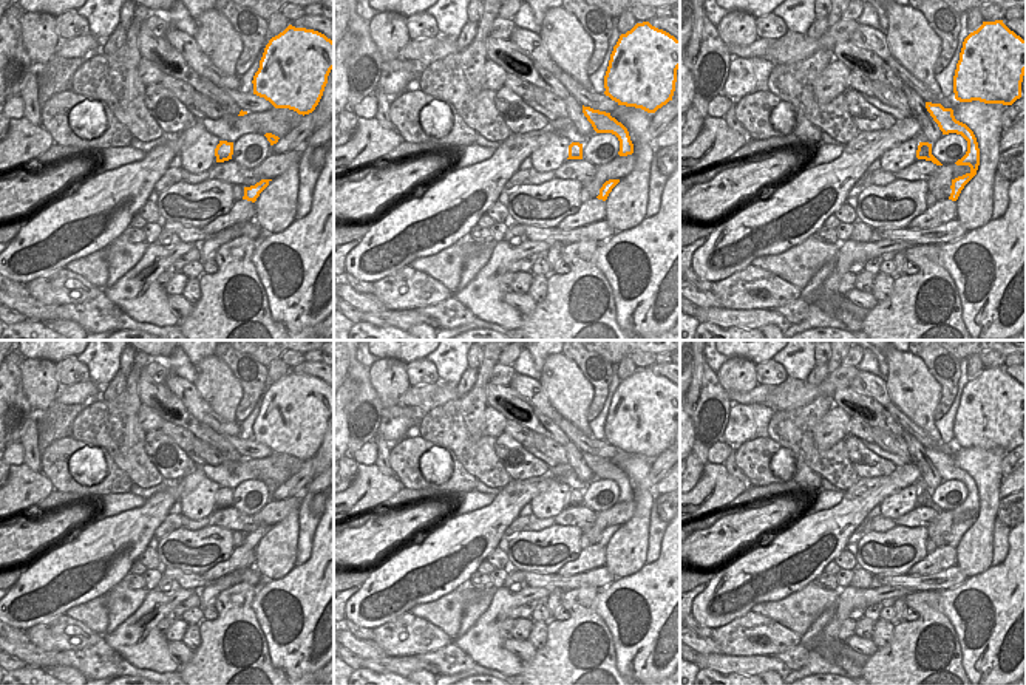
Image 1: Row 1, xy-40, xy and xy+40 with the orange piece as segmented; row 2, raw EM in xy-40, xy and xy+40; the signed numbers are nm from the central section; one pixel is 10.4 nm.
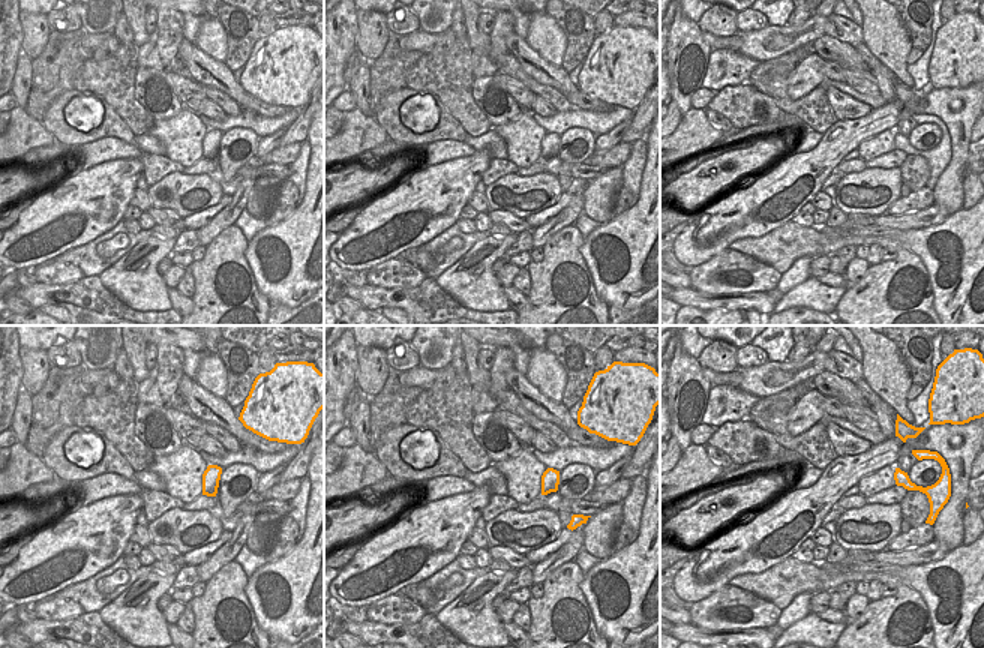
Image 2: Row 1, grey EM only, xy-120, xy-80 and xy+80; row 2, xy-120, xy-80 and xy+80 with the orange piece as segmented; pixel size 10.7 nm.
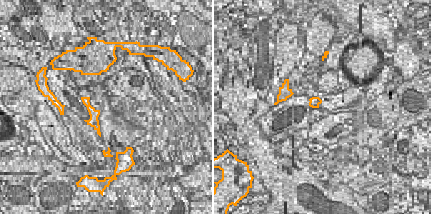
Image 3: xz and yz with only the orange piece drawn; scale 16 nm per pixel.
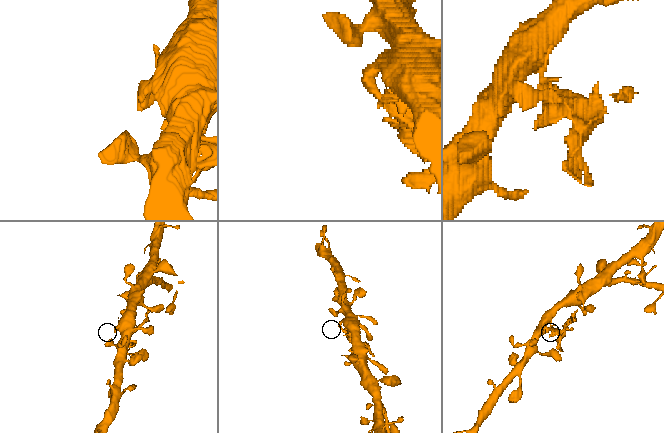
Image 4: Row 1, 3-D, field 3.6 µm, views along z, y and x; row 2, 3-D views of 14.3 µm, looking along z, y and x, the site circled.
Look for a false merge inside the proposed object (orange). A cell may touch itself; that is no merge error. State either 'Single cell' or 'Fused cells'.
Fused cells.

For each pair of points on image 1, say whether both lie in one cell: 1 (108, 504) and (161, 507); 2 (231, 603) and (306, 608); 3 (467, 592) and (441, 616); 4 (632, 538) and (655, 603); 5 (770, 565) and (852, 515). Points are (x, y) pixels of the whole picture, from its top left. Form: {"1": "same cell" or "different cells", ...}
{"1": "different cells", "2": "different cells", "3": "same cell", "4": "different cells", "5": "same cell"}

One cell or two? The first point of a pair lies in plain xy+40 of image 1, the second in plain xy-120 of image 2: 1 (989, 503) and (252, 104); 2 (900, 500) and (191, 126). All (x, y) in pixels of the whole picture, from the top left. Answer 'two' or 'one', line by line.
1: two
2: one

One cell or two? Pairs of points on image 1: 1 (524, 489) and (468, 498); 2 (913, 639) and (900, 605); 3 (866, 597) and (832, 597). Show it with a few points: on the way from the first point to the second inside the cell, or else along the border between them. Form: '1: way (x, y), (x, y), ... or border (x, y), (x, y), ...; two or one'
1: border (496, 497), (489, 504), (461, 515); two
2: border (903, 619), (896, 622); two
3: border (839, 591), (839, 600), (835, 608); two

